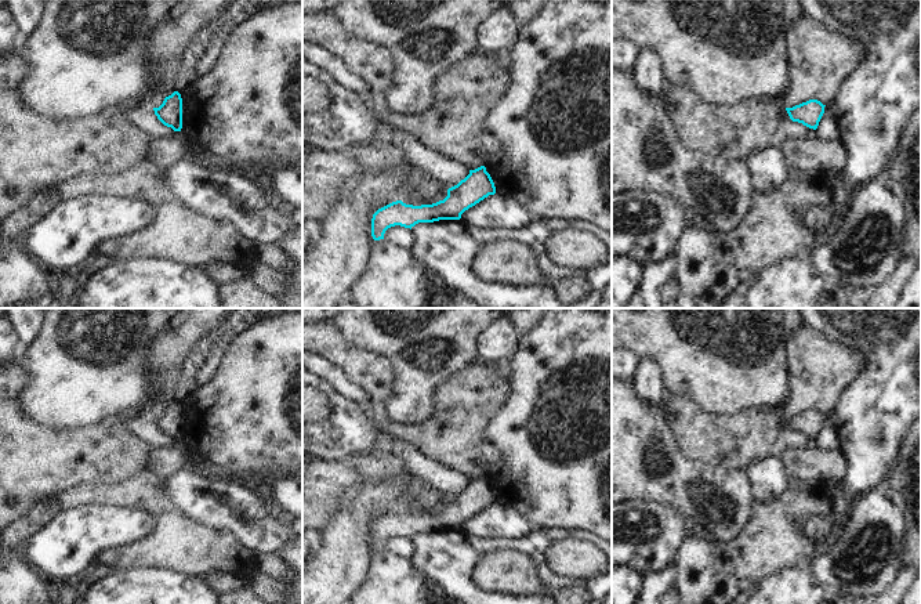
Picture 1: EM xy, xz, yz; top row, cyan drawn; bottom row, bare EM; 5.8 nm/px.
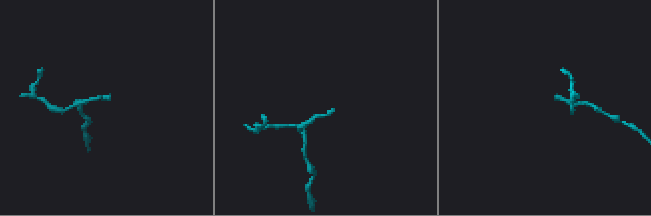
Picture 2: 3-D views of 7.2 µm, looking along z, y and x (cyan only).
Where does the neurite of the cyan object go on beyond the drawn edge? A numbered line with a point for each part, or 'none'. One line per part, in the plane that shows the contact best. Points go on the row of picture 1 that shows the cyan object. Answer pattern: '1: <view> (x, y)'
none

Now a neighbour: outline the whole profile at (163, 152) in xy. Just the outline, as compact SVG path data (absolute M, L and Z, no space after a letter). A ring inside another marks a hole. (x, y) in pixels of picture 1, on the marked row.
M181 133L162 140L155 140L149 144L146 159L160 169L166 169L175 162L188 158L189 149Z

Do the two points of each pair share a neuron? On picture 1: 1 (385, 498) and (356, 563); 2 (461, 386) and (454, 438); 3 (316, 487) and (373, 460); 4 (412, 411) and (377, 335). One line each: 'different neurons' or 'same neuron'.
1: same neuron
2: same neuron
3: same neuron
4: same neuron

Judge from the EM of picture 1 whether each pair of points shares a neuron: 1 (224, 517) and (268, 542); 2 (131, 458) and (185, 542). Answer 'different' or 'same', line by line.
1: same
2: different

